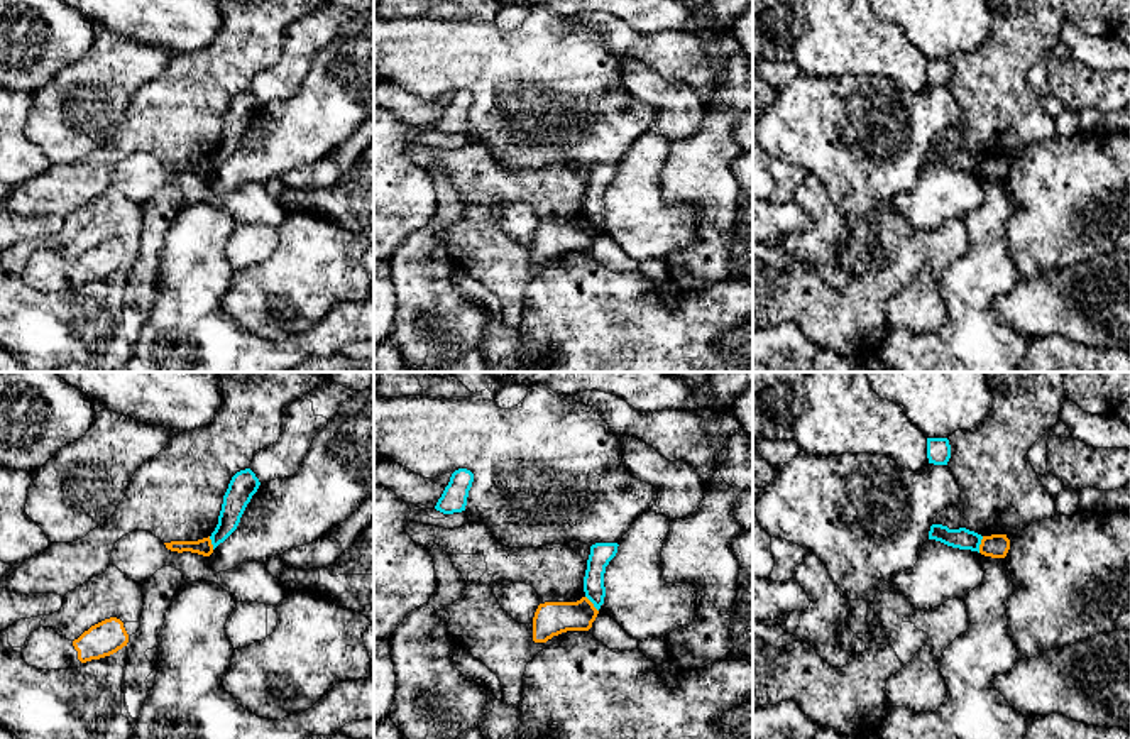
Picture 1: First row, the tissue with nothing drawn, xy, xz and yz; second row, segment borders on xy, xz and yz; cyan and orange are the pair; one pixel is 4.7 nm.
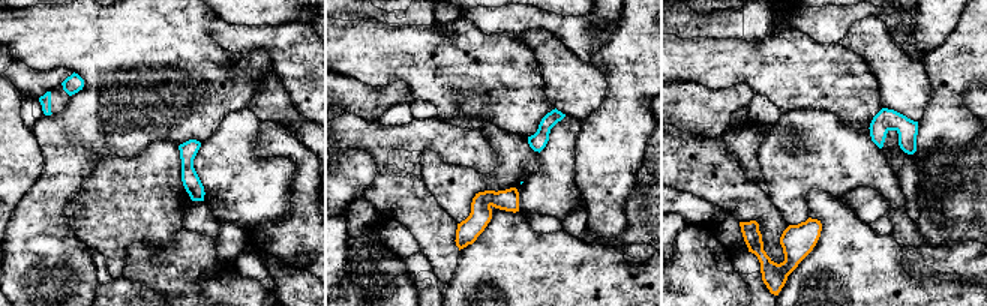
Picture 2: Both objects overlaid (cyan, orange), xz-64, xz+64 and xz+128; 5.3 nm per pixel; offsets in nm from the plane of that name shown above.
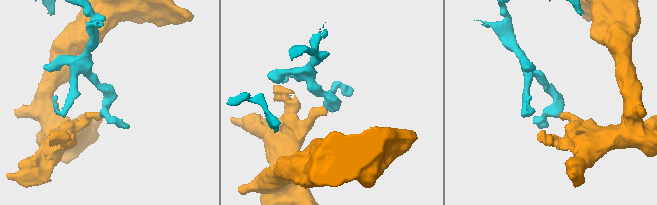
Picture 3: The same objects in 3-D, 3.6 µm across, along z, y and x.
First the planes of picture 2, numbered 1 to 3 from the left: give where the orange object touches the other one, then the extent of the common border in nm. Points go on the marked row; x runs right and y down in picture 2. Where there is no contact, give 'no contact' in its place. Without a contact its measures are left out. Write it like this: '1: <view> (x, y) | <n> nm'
1: no contact
2: no contact
3: no contact

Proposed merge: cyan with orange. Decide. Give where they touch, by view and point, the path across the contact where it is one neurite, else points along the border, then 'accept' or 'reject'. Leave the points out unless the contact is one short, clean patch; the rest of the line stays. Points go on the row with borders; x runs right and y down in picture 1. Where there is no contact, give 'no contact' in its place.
meets cyan in yz at (980, 543); border along yz (983, 536), (978, 552); reject

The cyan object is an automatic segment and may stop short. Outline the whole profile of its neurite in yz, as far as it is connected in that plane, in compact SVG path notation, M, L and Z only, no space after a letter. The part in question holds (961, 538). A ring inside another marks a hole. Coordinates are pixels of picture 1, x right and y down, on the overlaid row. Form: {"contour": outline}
{"contour": "M932 524L929 531L929 539L941 541L952 548L971 550L979 553L983 536L966 528L949 529L942 524Z"}

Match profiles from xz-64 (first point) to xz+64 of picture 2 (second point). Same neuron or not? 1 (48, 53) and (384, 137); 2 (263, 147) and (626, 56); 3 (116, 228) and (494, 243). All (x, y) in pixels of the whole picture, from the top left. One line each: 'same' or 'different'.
1: different
2: same
3: different

